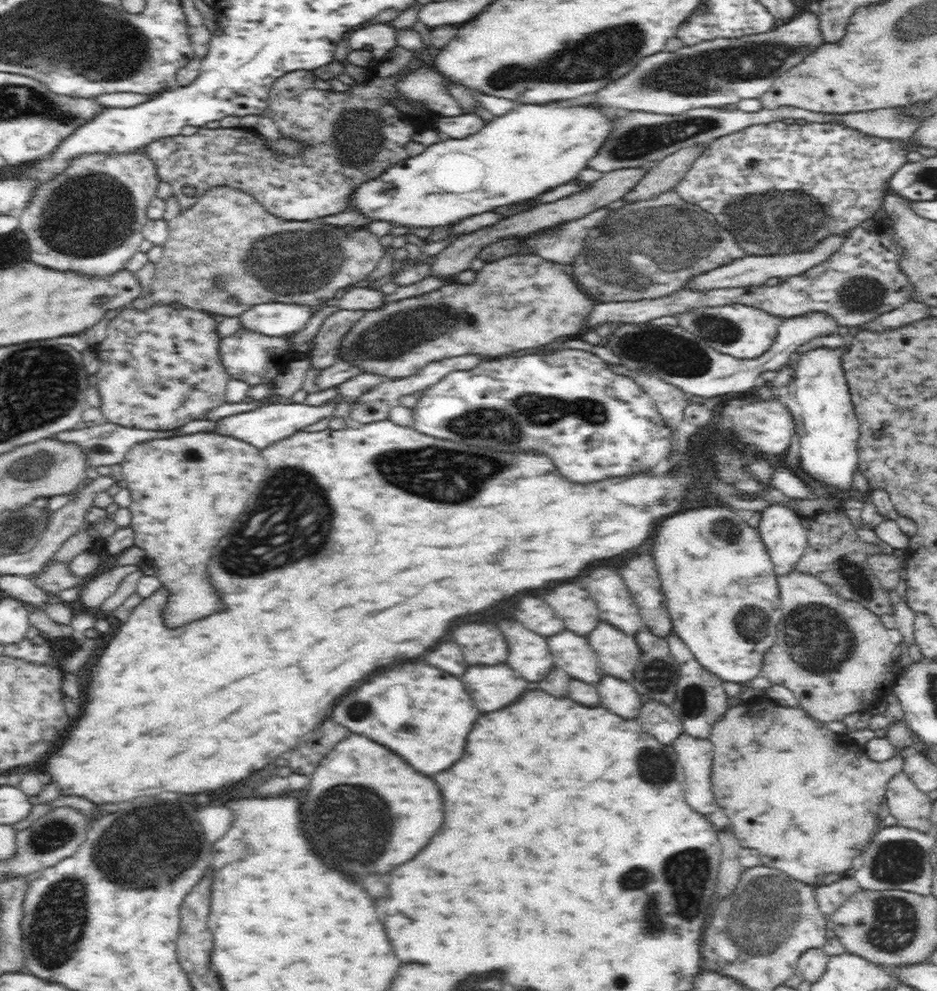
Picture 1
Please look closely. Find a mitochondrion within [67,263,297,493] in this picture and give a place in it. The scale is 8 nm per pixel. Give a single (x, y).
(192, 454)

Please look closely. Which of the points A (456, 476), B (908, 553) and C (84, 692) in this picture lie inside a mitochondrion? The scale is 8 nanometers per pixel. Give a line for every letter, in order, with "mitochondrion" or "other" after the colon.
A: mitochondrion
B: other
C: other

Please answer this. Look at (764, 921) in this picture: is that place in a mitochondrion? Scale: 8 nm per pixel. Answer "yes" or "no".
yes

